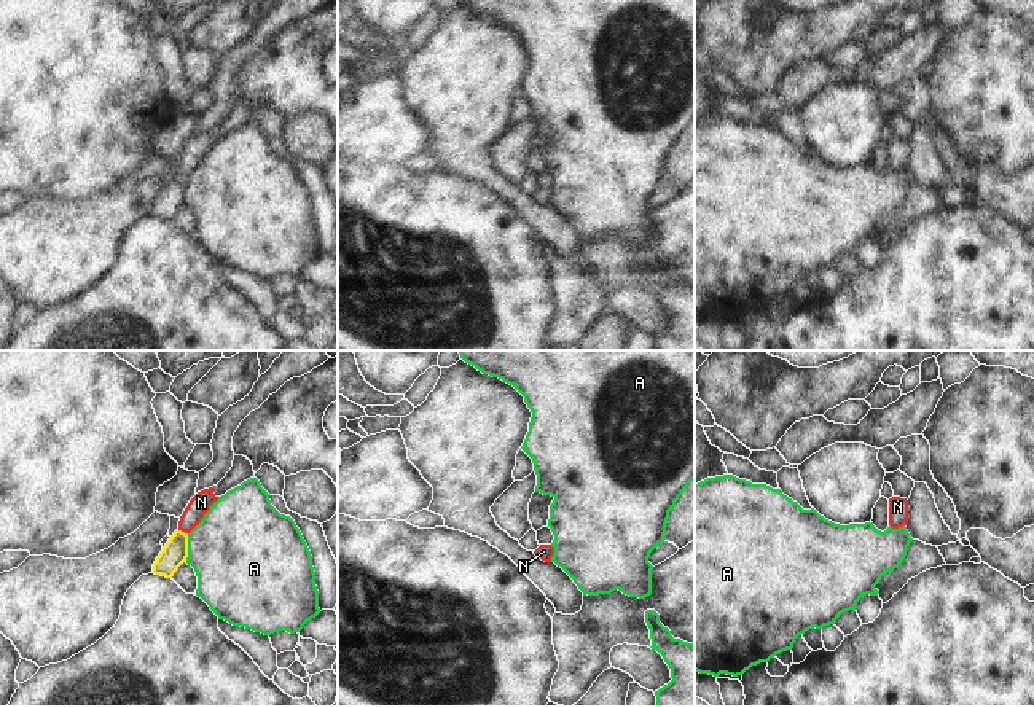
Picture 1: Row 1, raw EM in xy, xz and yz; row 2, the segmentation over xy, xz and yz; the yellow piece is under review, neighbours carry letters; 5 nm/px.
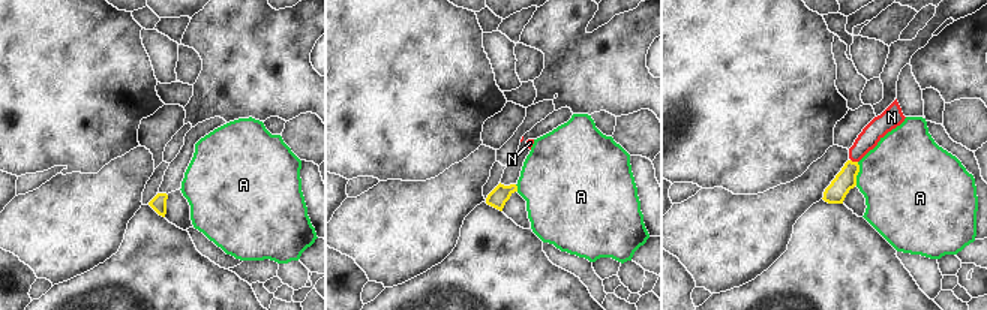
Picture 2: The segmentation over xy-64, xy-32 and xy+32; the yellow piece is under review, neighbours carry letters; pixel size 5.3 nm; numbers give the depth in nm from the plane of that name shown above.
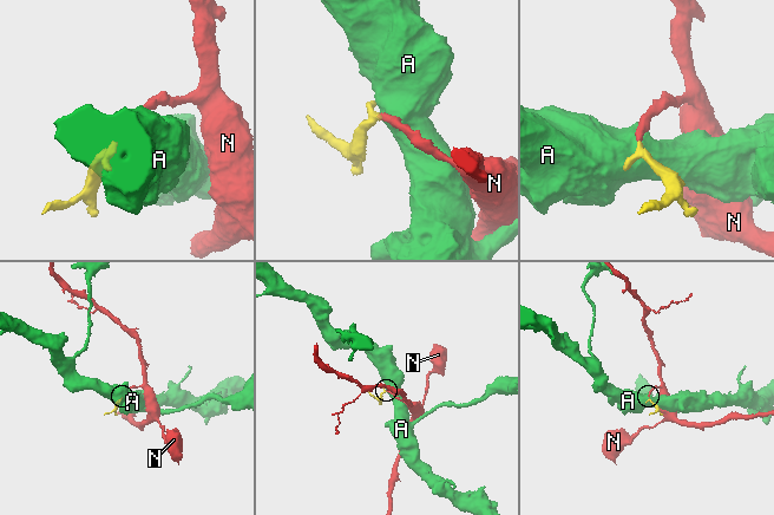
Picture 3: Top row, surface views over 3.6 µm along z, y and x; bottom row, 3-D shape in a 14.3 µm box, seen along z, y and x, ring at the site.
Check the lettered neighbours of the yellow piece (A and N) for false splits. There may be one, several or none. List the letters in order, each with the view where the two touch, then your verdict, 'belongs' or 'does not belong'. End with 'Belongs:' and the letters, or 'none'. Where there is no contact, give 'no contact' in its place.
A: xy | does not belong
N: xy | belongs
Belongs: N

